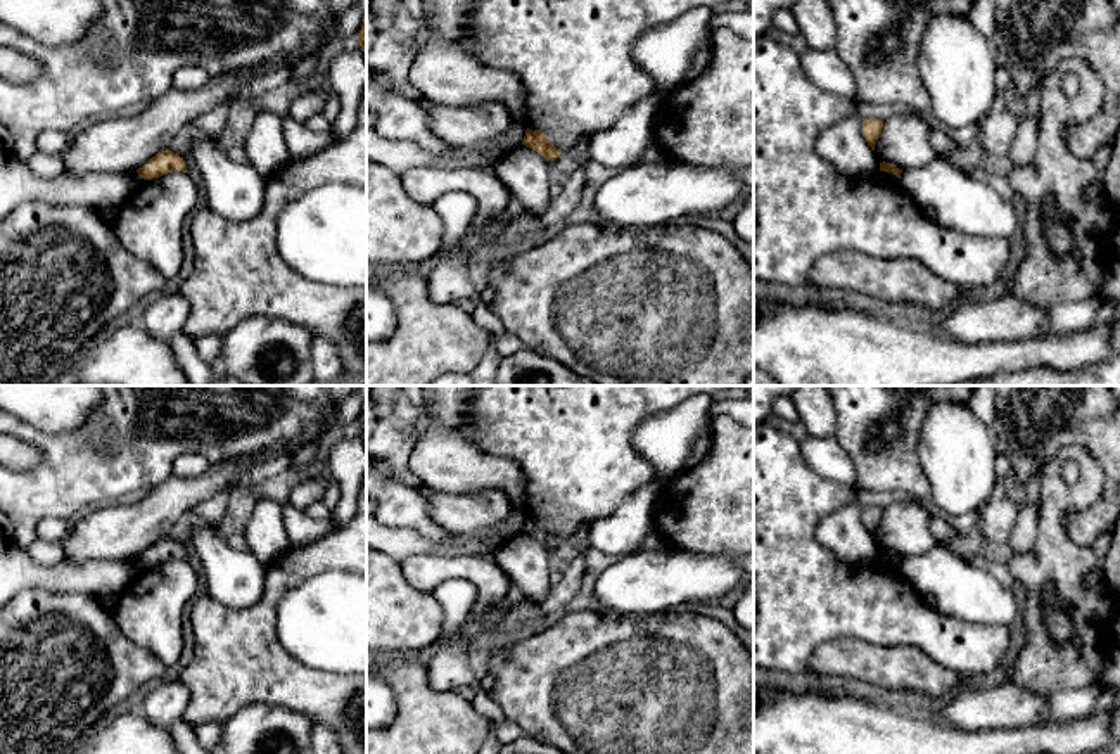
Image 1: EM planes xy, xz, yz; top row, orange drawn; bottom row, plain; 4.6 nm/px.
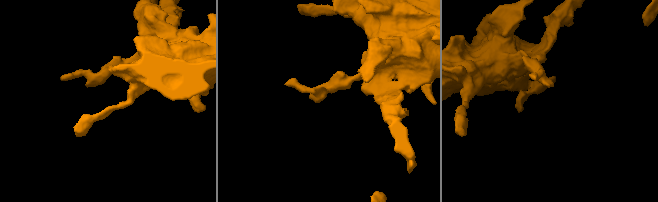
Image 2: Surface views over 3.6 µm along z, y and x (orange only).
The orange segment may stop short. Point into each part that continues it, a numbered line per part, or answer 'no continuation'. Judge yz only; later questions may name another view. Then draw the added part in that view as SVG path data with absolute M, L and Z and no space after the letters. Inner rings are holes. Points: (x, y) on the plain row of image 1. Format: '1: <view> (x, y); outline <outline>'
no continuation

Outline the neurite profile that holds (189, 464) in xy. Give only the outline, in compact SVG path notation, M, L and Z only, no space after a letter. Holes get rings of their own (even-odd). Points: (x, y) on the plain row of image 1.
M183 453L173 463L173 474L178 477L199 477L209 470L211 463L197 453Z

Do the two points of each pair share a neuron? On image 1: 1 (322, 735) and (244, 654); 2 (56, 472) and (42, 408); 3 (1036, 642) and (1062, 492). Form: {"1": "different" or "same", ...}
{"1": "different", "2": "different", "3": "same"}

